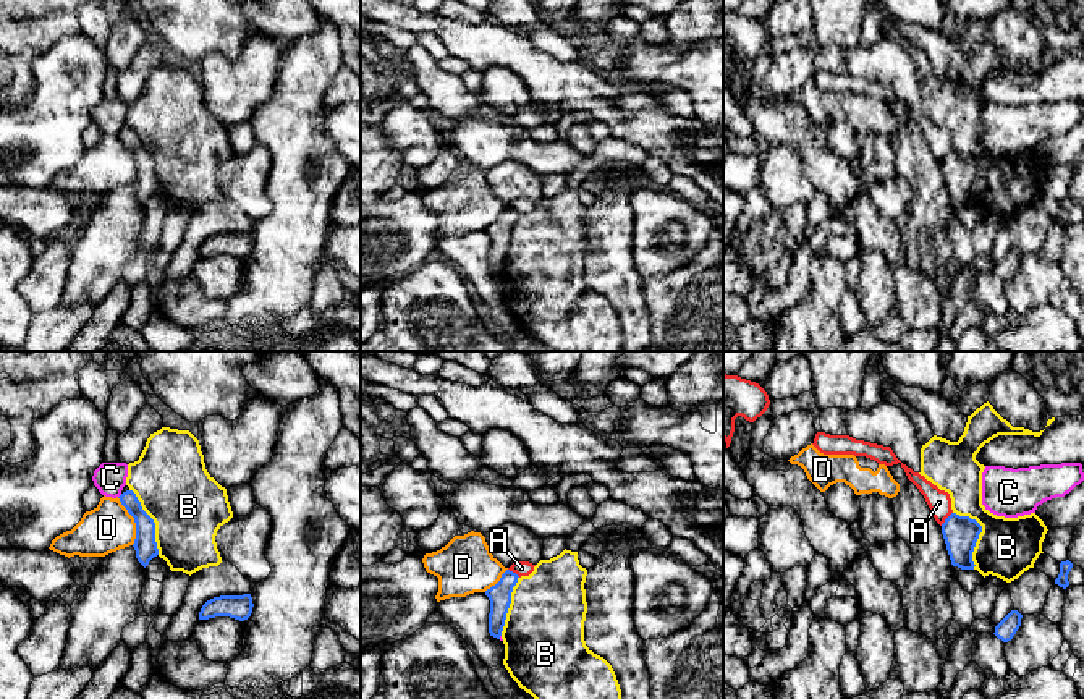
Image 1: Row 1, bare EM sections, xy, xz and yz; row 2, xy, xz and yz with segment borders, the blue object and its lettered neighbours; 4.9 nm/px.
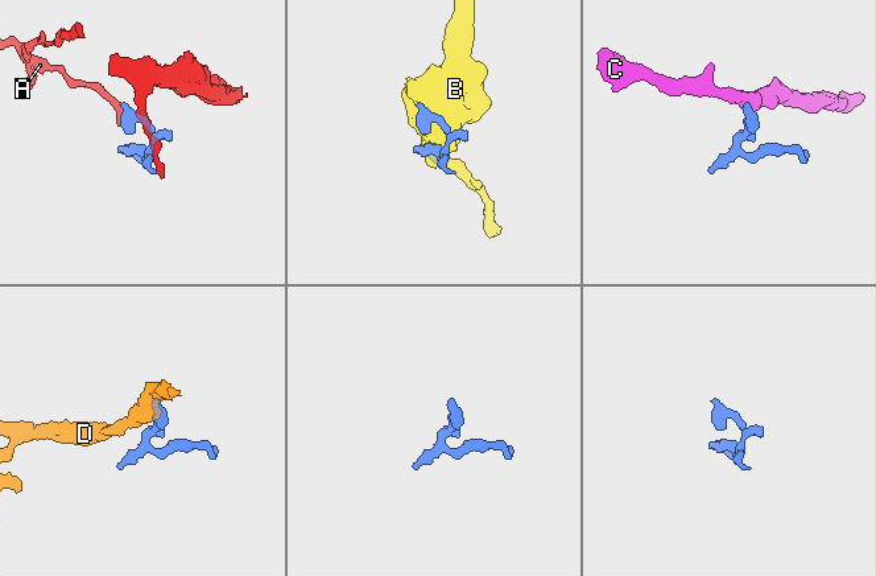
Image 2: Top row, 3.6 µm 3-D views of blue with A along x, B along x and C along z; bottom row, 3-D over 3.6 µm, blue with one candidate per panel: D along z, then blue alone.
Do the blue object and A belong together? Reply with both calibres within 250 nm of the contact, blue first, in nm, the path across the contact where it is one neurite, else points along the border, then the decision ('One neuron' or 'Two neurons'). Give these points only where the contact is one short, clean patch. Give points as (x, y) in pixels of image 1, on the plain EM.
Thickness 170 nm (blue) against 120 nm. Path across: yz (960, 170), (947, 156), (939, 139). One neuron

